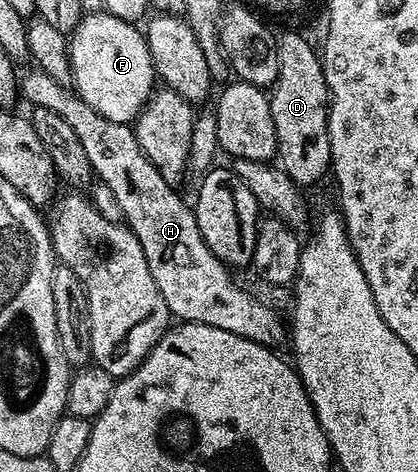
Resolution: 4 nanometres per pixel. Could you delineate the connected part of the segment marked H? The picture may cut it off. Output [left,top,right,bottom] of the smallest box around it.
[20,69,288,349]

